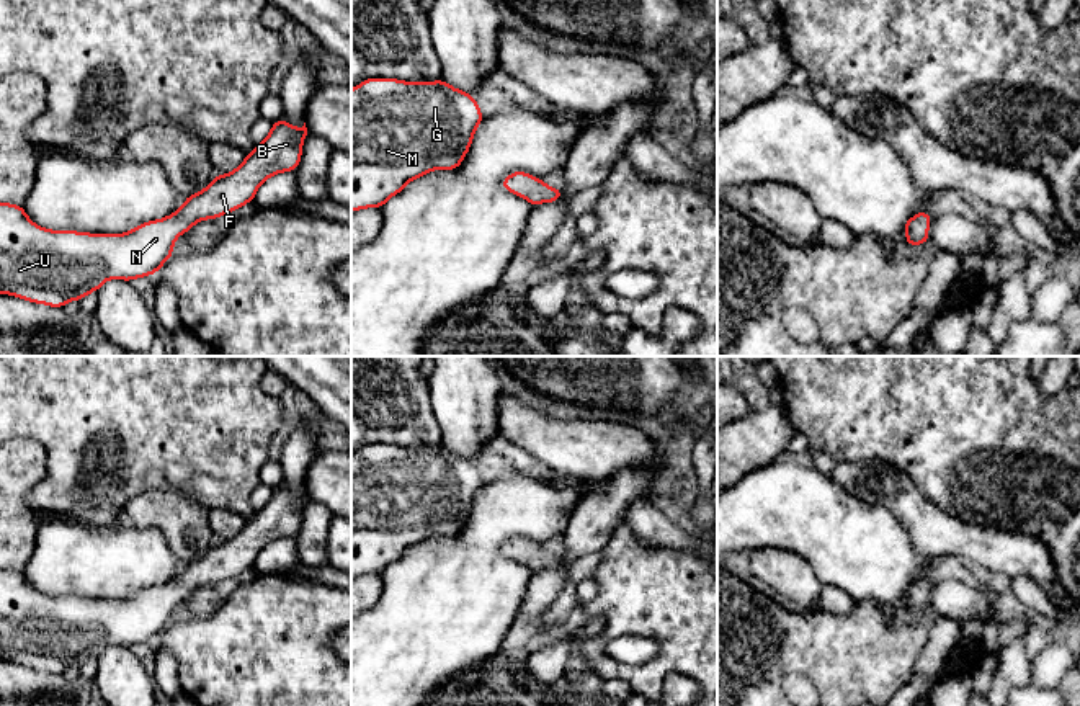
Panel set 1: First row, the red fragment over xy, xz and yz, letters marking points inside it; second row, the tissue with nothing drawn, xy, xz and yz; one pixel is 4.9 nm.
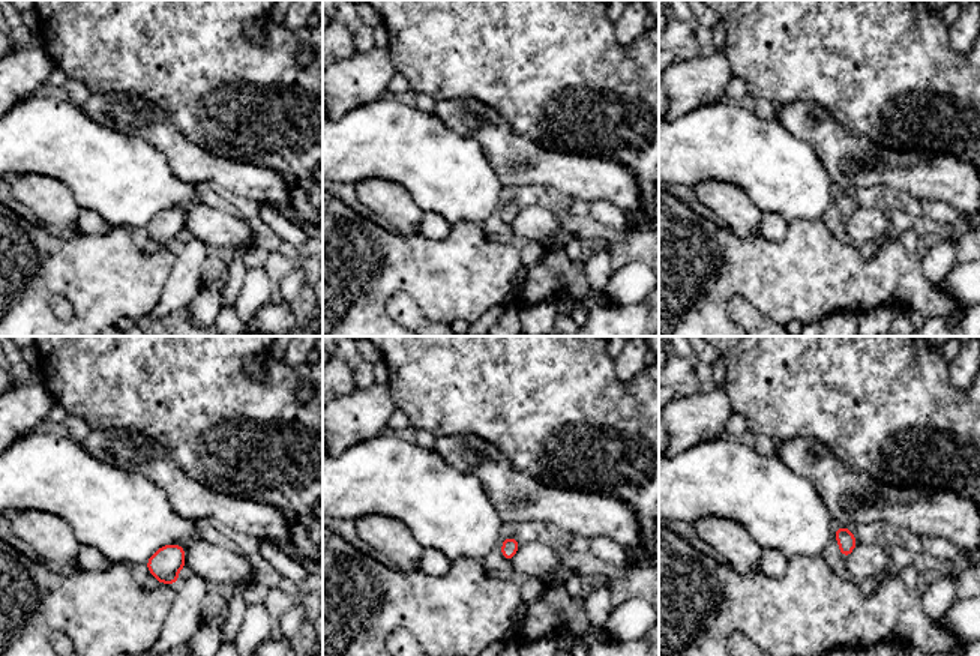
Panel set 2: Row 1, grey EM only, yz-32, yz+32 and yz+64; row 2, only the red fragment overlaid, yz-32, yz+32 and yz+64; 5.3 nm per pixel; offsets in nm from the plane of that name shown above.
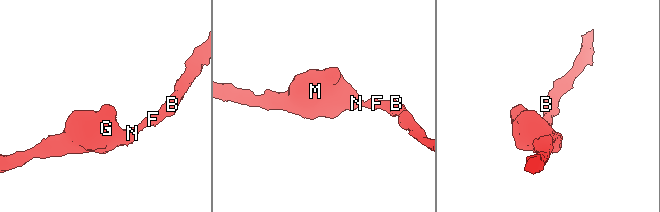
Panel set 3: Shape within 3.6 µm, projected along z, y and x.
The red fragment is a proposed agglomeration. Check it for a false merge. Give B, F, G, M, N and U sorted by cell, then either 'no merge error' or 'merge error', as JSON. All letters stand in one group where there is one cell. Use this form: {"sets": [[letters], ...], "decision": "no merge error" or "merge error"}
{"sets": [["B", "F", "G", "M", "N", "U"]], "decision": "no merge error"}

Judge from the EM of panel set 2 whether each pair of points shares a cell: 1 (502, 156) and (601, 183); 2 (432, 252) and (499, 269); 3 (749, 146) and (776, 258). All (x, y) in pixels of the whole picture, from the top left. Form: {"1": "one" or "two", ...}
{"1": "one", "2": "one", "3": "two"}

